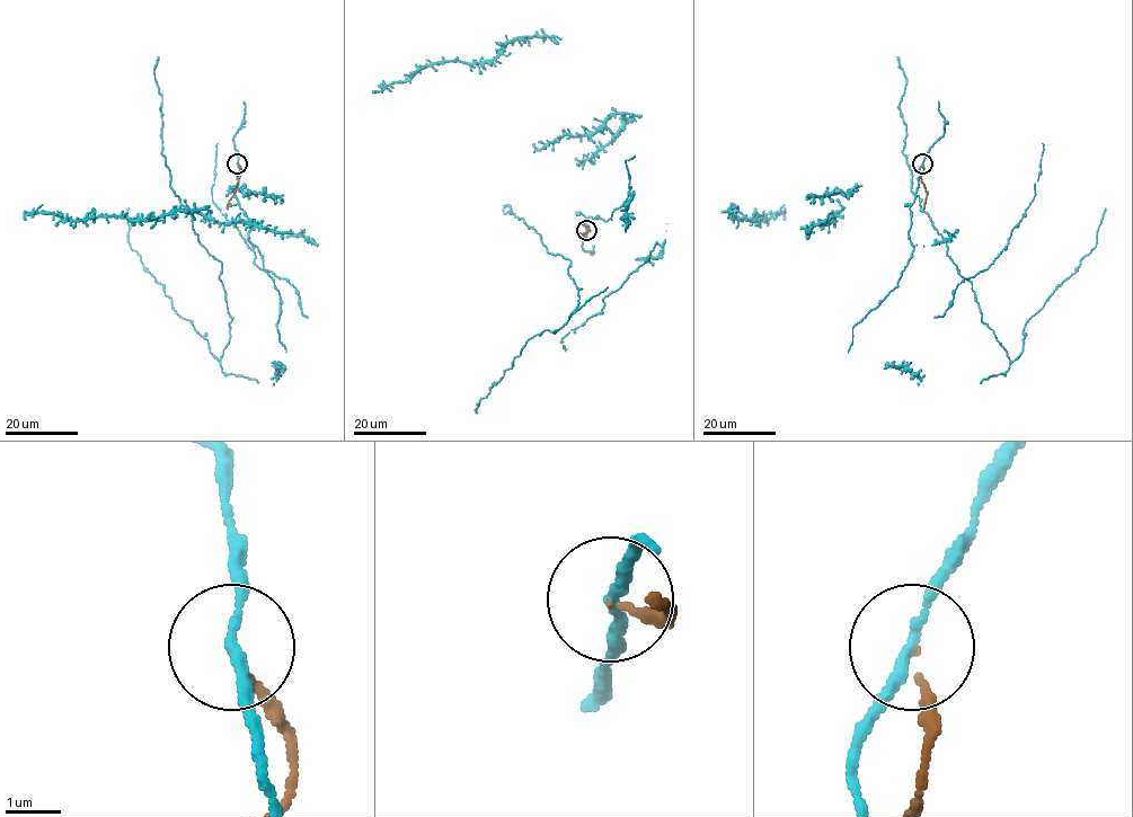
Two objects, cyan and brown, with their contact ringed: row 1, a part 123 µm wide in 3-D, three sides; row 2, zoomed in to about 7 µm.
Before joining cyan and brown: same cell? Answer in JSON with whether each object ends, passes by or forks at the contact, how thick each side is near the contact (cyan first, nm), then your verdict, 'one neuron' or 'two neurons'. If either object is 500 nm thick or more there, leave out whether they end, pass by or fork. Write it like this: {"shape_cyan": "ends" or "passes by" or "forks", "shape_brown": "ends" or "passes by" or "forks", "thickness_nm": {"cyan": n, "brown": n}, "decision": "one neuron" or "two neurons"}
{"shape_cyan": "passes by", "shape_brown": "ends", "thickness_nm": {"cyan": 170, "brown": 90}, "decision": "two neurons"}

